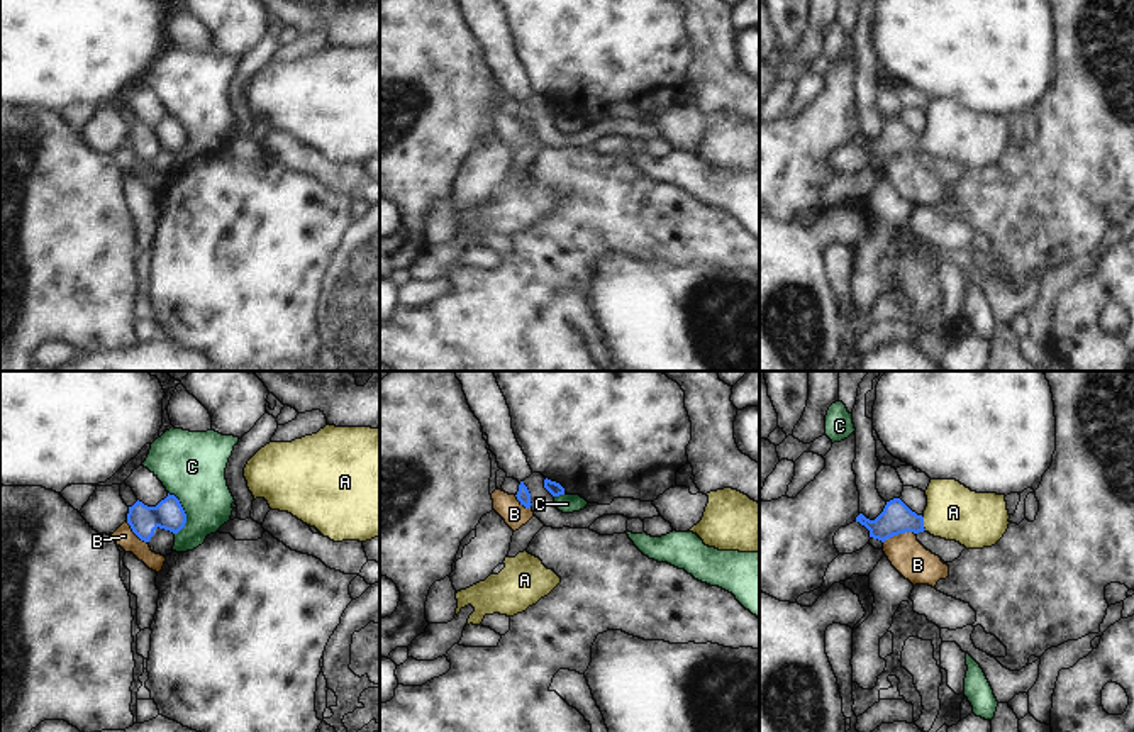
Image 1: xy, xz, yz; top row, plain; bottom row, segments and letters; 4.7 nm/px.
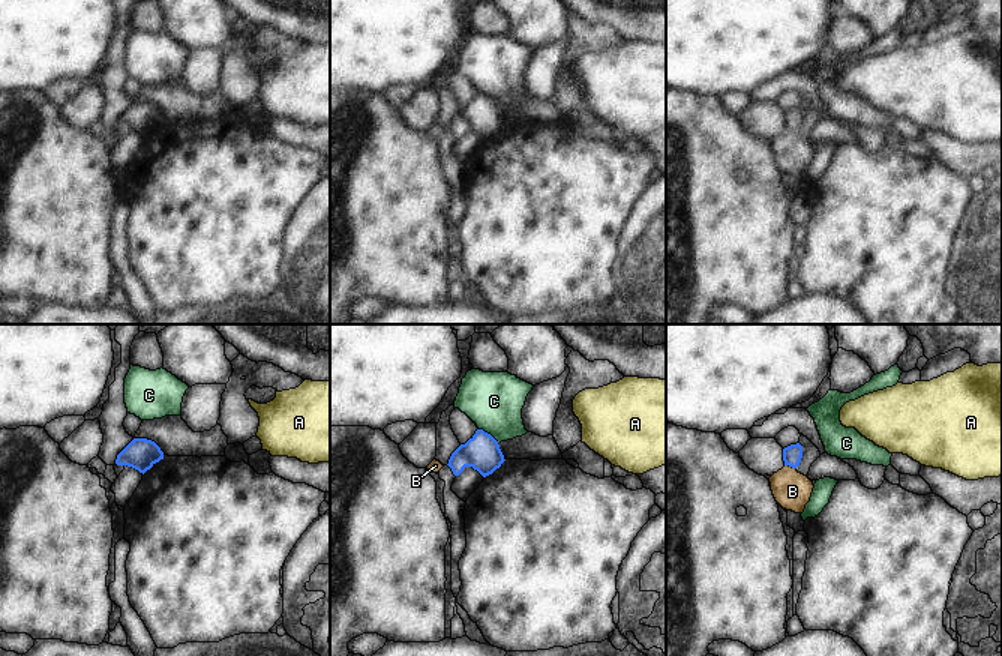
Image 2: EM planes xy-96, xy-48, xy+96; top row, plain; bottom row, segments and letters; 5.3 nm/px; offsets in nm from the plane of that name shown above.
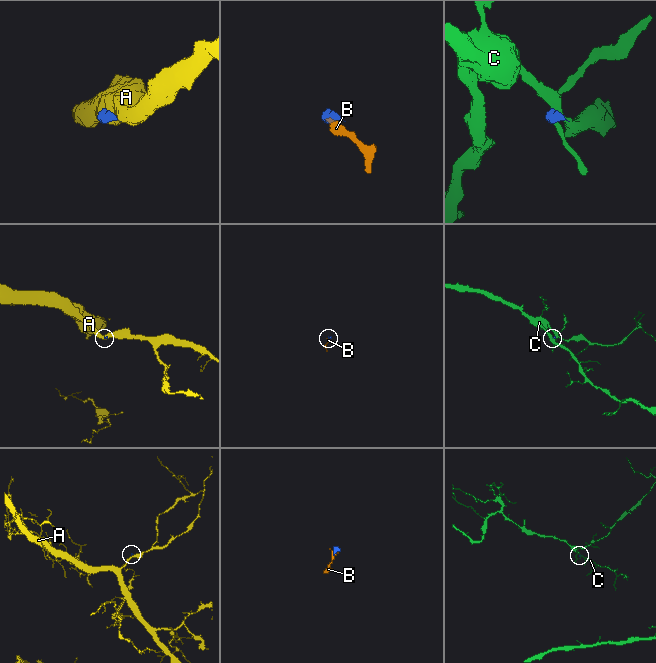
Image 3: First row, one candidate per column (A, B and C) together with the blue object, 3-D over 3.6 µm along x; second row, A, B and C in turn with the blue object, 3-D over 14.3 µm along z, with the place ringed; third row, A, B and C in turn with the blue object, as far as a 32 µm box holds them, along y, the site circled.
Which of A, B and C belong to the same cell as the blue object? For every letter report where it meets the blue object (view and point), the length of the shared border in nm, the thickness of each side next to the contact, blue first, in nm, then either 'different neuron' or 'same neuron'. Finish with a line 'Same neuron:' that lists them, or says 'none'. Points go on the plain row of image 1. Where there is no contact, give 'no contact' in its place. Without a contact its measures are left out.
A: contact yz (922, 143); length 80 nm; calibres 150 and 260 nm; same neuron
B: contact yz (899, 153); length 160 nm; calibres 150 and 170 nm; different neuron
C: contact xy (183, 133); length 220 nm; calibres 150 and 320 nm; different neuron
Same neuron: A

